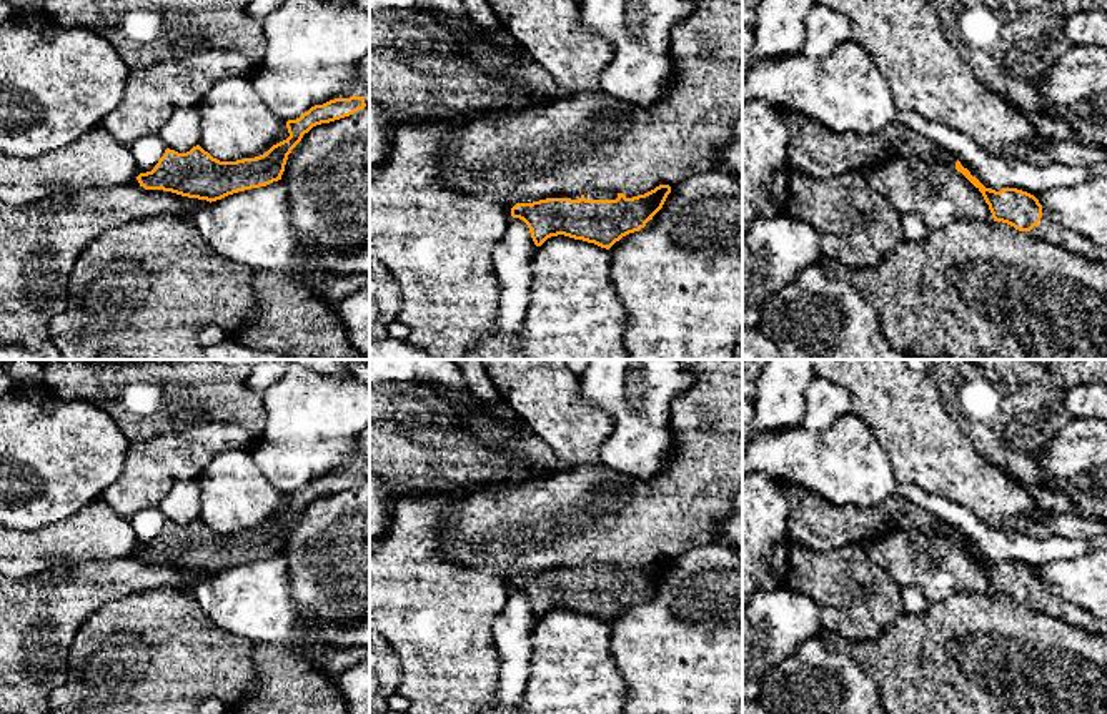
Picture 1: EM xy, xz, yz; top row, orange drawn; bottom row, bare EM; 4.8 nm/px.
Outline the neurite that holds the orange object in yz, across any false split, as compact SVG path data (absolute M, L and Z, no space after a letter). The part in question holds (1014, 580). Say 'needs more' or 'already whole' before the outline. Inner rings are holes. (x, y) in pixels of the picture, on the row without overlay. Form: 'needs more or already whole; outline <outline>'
needs more; outline M797 484L784 488L791 506L787 533L792 544L831 551L854 541L869 539L889 528L931 529L961 544L982 566L994 594L1007 596L1090 634L1107 637L1107 622L1062 599L1034 568L1017 561L1000 564L985 561L952 526L907 503L902 496L892 494L877 506L859 508L852 504L836 506L821 494Z

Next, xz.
needs more; outline M669 558L626 569L609 563L516 576L511 589L523 593L536 619L564 607L609 622L623 609L639 604L663 581Z

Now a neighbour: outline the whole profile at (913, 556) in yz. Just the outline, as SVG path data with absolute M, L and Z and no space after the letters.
M894 529L869 543L867 554L901 588L919 588L929 604L957 593L994 593L979 561L961 544L931 529Z

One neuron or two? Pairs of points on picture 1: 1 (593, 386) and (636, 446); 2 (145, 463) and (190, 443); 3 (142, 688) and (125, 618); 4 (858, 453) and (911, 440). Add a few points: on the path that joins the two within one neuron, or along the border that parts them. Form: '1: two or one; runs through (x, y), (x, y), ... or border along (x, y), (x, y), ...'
1: one; runs through (608, 398), (636, 426), (636, 431)
2: one; runs through (157, 463), (178, 455)
3: one; runs through (140, 671), (140, 663), (127, 643), (127, 634)
4: two; border along (858, 415), (886, 455), (898, 481)

